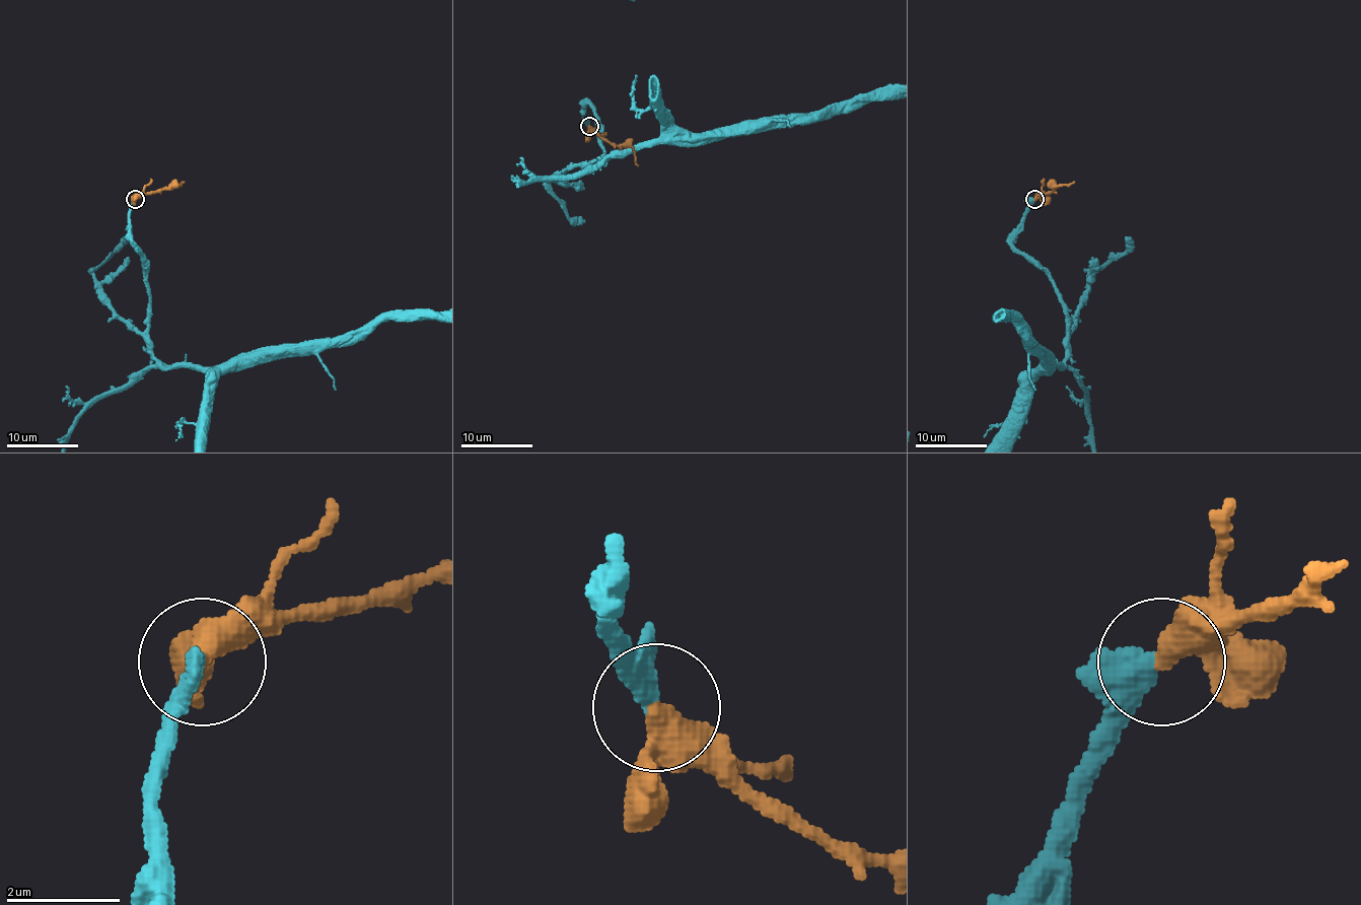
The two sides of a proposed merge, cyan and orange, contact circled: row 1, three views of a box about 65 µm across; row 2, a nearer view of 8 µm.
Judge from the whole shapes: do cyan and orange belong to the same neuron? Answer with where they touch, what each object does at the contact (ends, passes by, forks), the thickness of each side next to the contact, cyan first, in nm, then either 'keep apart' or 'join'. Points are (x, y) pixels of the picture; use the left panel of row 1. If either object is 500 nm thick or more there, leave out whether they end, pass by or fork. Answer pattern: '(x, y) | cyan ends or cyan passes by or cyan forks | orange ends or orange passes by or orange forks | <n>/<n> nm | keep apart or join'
(135, 199) | cyan passes by | orange passes by | 320/380 nm | join

